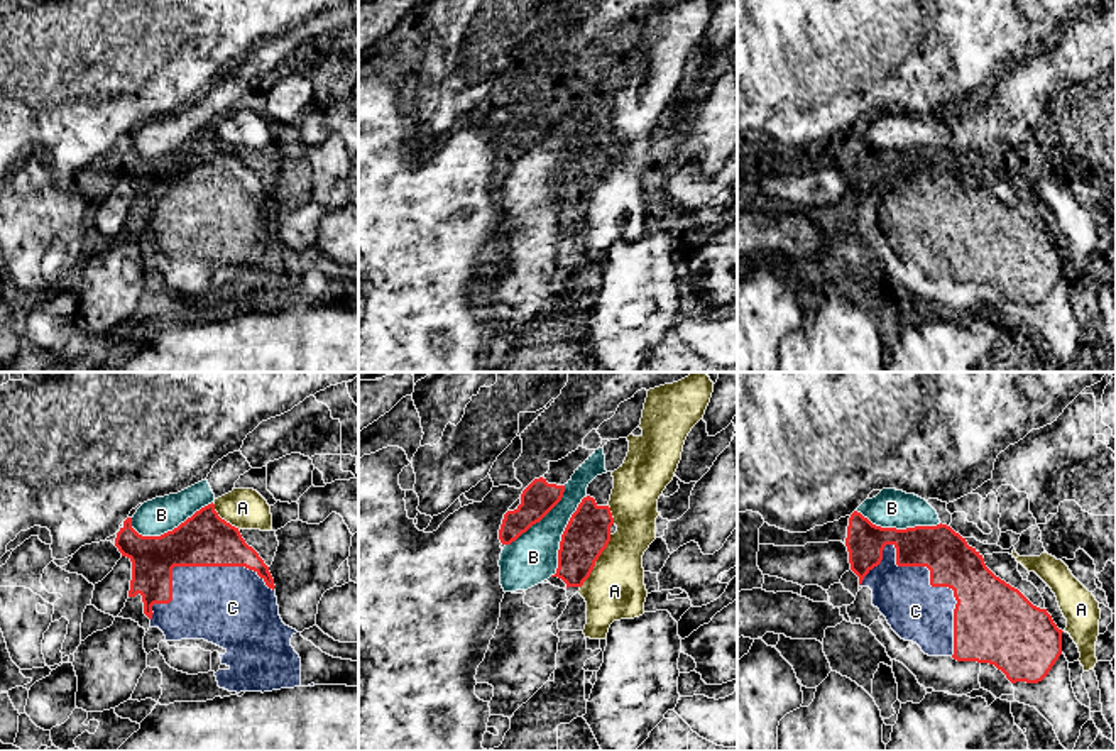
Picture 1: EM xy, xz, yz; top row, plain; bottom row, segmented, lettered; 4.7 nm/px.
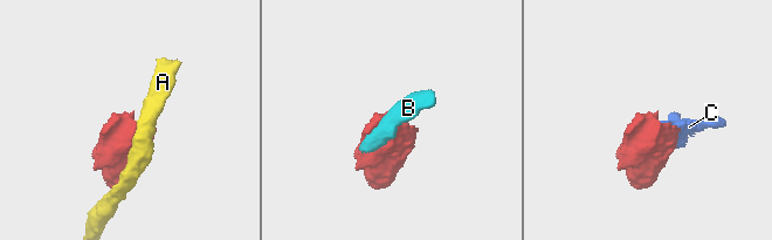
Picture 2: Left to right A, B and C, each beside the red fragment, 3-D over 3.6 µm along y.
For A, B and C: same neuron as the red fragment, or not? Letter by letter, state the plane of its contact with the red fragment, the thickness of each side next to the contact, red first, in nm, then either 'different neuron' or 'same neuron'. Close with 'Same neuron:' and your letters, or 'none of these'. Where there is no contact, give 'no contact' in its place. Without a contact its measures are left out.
A: contact in xz; calibres 220 and 280 nm; different neuron
B: contact in xy; calibres 260 and 170 nm; different neuron
C: contact in yz; calibres 300 and 280 nm; same neuron
Same neuron: C

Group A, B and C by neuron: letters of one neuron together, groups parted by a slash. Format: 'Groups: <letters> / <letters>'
Groups: A / B / C

